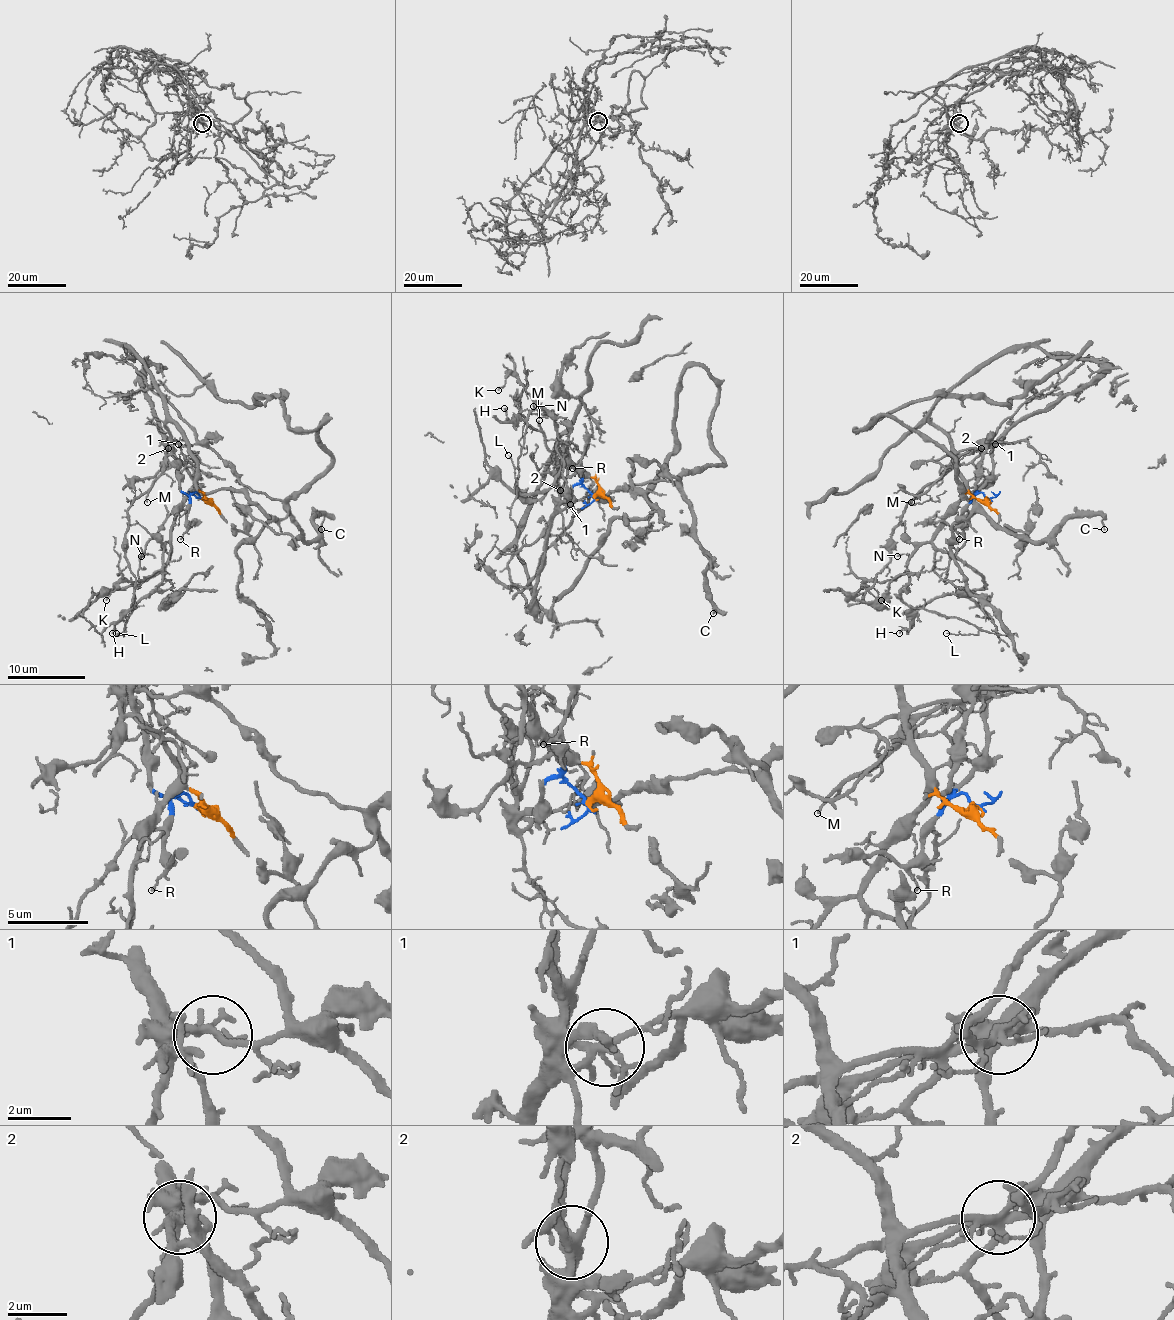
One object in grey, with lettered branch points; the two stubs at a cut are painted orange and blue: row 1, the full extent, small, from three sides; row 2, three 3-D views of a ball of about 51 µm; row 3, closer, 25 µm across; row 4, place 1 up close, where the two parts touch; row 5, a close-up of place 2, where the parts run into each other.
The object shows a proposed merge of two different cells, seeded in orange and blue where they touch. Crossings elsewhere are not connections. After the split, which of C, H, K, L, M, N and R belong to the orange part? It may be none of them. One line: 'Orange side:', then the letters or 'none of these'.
Orange side: H, K, L, N

